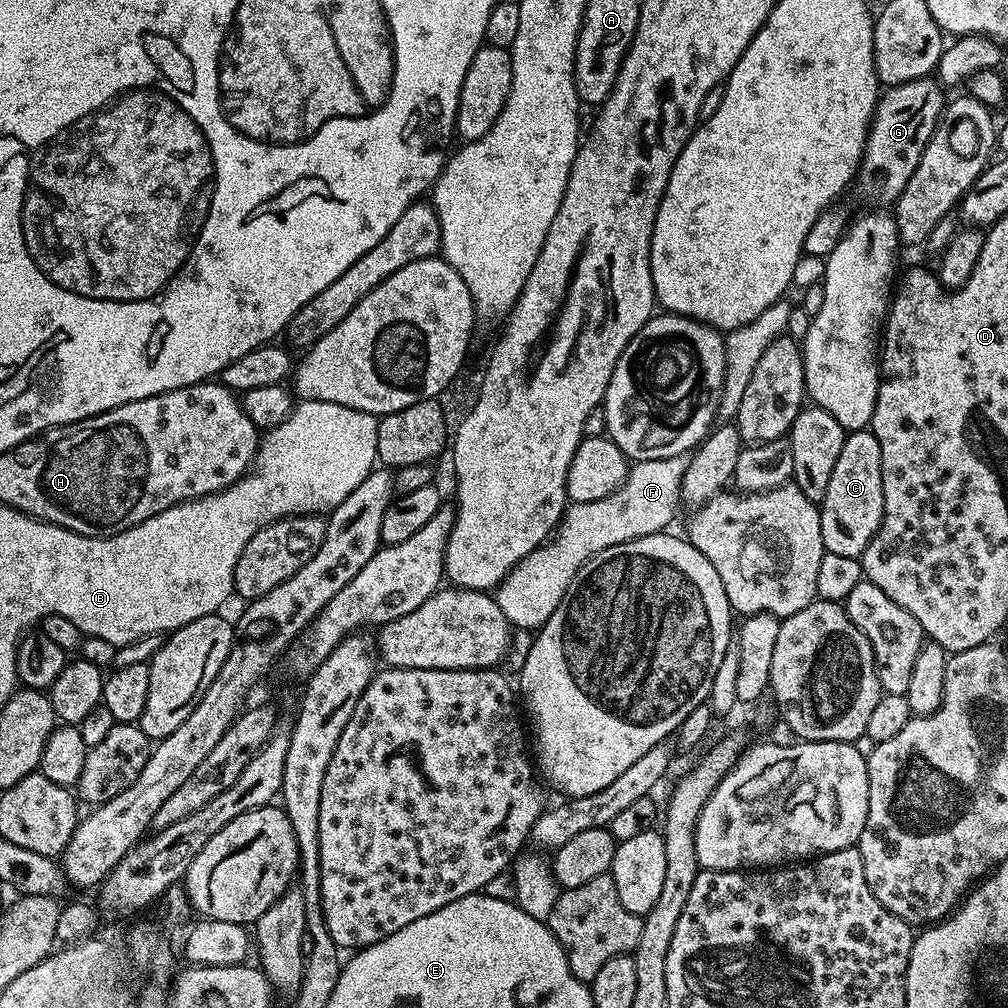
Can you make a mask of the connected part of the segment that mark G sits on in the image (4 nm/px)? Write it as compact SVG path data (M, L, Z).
M932 78L893 84L881 95L880 101L876 104L876 113L872 115L872 125L868 128L868 141L864 144L864 157L860 160L858 173L860 192L866 199L891 205L899 198L935 132L936 124L946 105L944 95L946 95L945 89Z

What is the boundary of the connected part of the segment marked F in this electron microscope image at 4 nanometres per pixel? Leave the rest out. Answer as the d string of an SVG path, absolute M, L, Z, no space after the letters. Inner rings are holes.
M671 456L670 458L654 458L653 460L638 460L629 467L628 476L618 490L614 490L606 498L598 498L598 502L569 503L564 509L564 517L556 525L551 537L544 541L526 558L522 558L512 568L512 573L495 589L494 595L502 614L506 614L508 623L513 629L538 630L558 610L574 574L594 554L606 550L610 546L618 546L622 542L637 540L655 532L663 532L669 526L676 506L681 505L680 487L686 474L688 456Z

